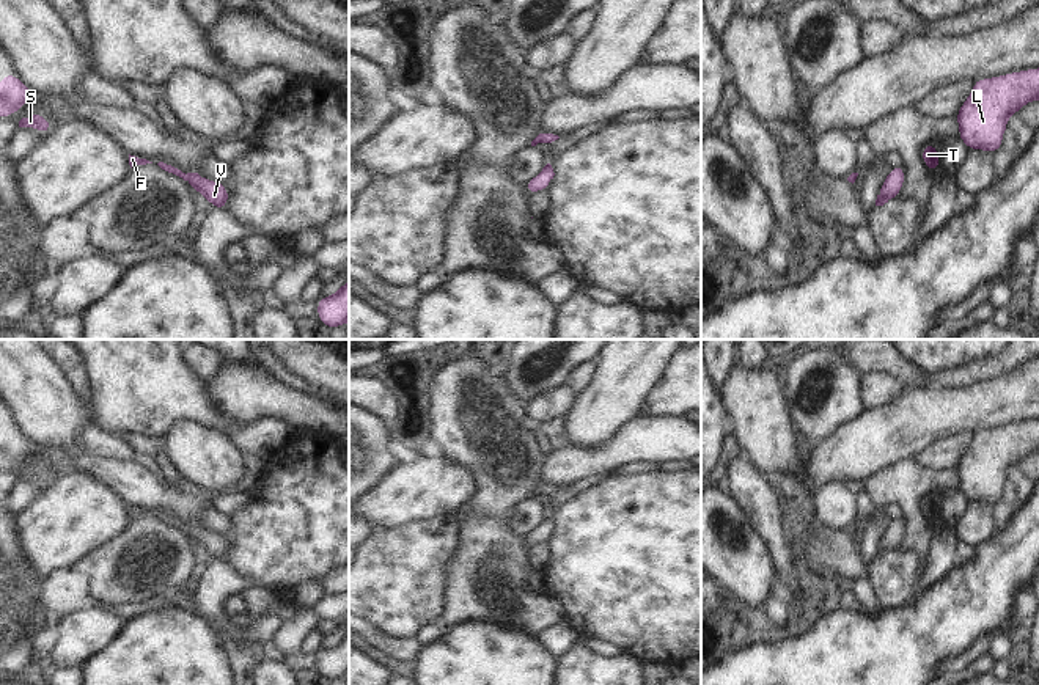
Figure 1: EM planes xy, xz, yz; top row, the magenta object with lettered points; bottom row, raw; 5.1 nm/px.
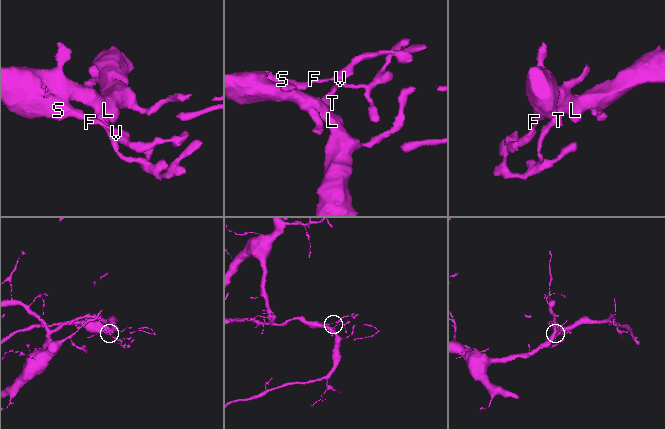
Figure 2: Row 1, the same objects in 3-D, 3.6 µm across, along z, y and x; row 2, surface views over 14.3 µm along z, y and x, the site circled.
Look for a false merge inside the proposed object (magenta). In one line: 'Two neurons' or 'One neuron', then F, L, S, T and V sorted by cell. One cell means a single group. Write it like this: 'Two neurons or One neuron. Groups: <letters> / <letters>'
One neuron. Groups: F L S T V.

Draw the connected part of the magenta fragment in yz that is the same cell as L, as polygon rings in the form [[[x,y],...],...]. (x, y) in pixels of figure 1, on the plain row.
[[[1039,419],[975,432],[956,465],[959,490],[968,503],[1001,503],[1008,468],[1019,465],[1030,452],[1039,452]]]

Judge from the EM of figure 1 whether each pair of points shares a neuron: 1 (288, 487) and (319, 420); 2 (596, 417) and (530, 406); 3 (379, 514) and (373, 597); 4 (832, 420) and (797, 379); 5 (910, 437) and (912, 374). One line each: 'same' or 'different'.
1: different
2: different
3: different
4: same
5: different

